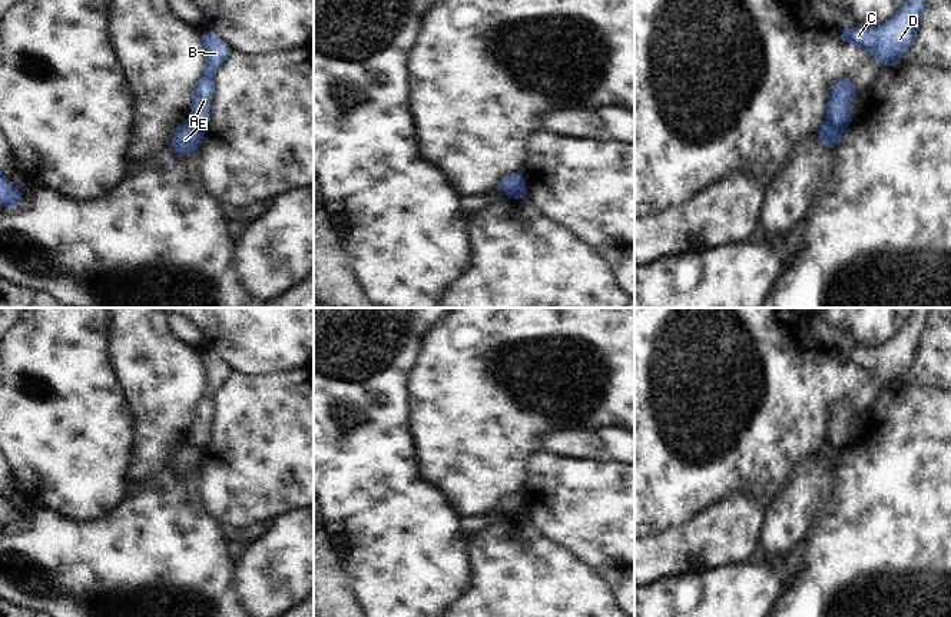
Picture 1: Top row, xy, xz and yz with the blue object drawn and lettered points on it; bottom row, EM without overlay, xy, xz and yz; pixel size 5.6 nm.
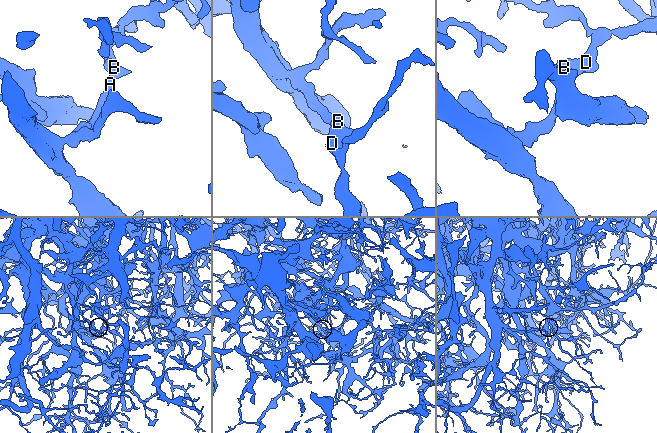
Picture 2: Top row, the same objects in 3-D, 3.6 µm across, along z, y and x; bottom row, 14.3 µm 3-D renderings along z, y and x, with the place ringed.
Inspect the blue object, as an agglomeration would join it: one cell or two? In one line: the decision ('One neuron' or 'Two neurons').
Two neurons

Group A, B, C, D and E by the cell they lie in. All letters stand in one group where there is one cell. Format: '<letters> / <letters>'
A B C D / E

